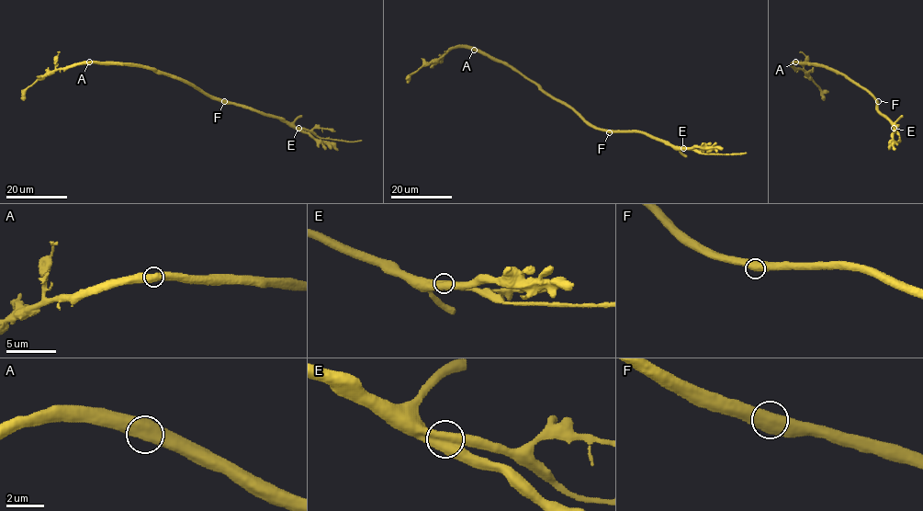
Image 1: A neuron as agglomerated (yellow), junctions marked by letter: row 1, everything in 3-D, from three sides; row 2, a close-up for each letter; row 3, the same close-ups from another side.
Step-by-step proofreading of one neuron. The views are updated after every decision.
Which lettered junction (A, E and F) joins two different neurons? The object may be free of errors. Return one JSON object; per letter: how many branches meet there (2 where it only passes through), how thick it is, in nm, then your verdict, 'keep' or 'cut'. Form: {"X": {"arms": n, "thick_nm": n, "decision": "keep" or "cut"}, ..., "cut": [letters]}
{"A": {"arms": 2, "thick_nm": 600, "decision": "keep"}, "E": {"arms": 2, "thick_nm": 650, "decision": "keep"}, "F": {"arms": 2, "thick_nm": 650, "decision": "keep"}, "cut": []}

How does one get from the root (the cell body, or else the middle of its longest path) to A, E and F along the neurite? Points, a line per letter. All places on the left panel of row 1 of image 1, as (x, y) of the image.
A: (183, 81), (149, 68), (89, 62)
E: (183, 81), (193, 84), (213, 97), (282, 118), (298, 128)
F: (183, 81), (188, 81), (208, 95), (224, 101)

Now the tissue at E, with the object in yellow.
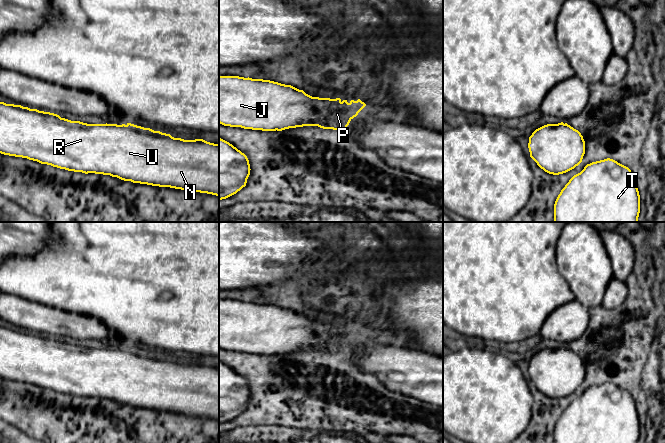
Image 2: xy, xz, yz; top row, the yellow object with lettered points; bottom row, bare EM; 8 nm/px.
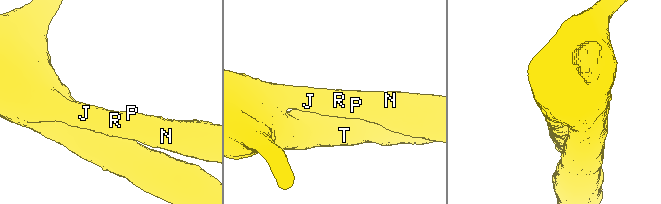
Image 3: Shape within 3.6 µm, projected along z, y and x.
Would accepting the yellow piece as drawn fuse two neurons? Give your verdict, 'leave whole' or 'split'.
leave whole

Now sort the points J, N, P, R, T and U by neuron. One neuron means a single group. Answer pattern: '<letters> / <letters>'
J N P R T U

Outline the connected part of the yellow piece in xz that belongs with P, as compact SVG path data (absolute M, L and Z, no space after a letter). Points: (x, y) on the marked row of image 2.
M219 76L219 123L224 126L262 131L282 131L303 126L345 130L365 106L360 99L348 103L340 98L312 97L291 85L270 80Z

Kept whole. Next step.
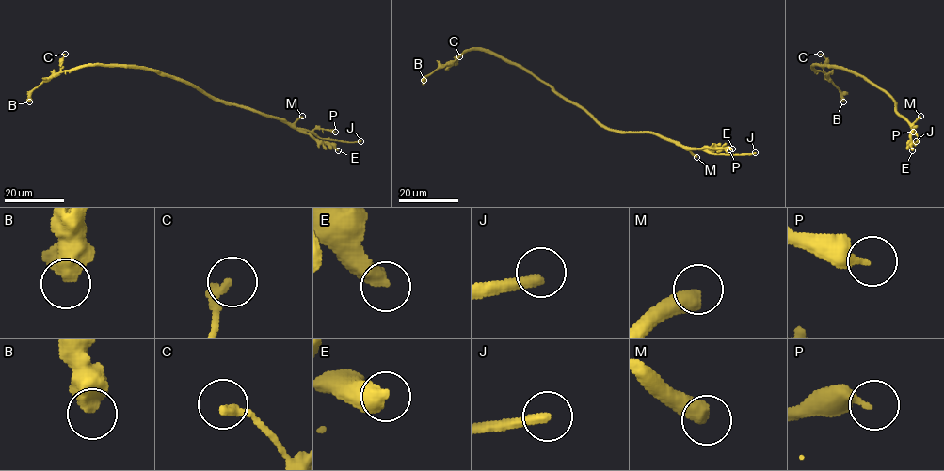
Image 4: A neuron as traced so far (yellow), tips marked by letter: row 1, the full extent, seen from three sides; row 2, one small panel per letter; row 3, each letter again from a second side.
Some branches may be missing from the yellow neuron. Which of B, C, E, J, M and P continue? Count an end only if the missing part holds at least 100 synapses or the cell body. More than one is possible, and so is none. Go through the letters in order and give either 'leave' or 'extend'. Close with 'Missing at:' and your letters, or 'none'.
B: leave
C: leave
E: leave
J: extend
M: leave
P: leave
Missing at: J

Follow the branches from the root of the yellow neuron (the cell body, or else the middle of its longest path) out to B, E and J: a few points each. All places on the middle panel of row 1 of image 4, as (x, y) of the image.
B: (580, 108), (558, 96), (524, 70), (479, 50), (464, 51), (456, 59), (440, 65), (424, 80)
E: (580, 108), (612, 129), (649, 132), (687, 147), (732, 149)
J: (580, 108), (612, 129), (649, 132), (712, 154), (755, 152)

